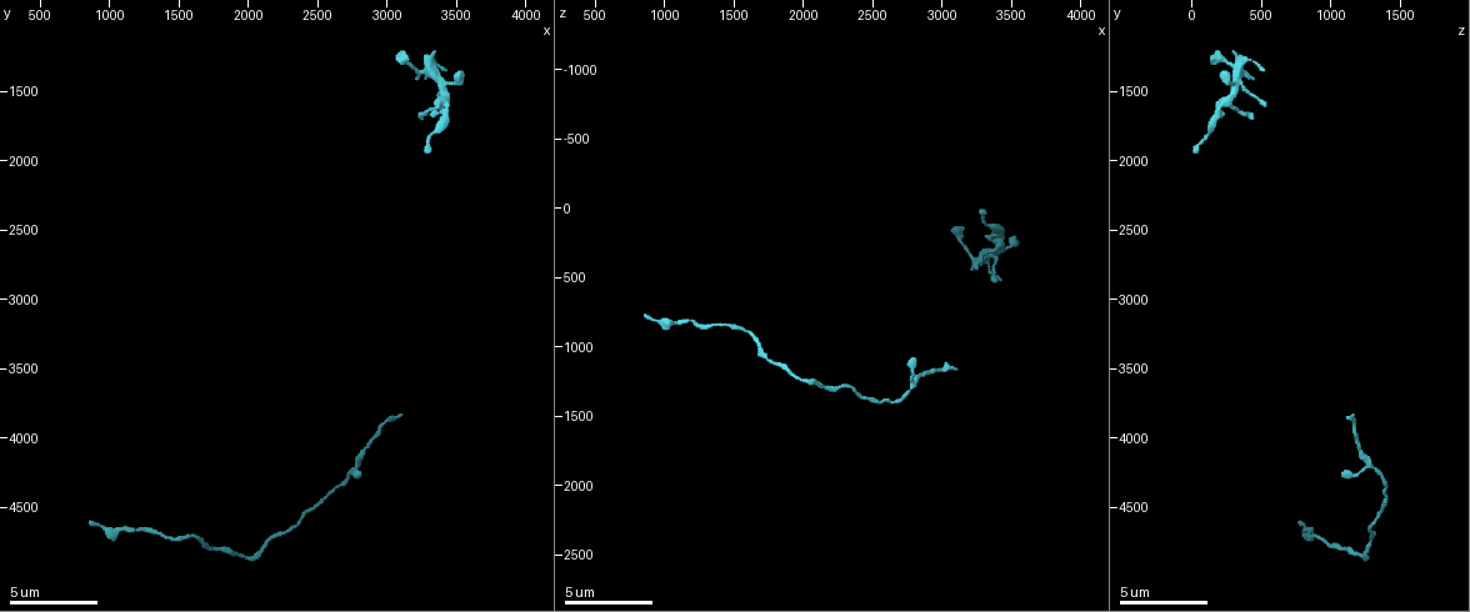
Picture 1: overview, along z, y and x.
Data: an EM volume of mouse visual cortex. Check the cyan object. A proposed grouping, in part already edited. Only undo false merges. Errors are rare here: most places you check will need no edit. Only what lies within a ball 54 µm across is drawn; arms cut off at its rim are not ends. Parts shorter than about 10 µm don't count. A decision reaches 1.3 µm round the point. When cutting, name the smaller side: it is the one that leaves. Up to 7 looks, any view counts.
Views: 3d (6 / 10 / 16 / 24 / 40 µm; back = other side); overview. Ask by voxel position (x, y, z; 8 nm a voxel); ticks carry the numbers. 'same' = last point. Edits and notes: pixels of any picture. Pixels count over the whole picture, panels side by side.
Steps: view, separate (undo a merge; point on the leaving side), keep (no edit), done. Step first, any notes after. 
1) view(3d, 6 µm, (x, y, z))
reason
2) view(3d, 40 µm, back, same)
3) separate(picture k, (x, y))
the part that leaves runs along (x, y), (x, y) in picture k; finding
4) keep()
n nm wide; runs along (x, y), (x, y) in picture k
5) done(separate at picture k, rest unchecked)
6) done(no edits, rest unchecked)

view(3d, 10 µm, (3100, 3840, 1180))

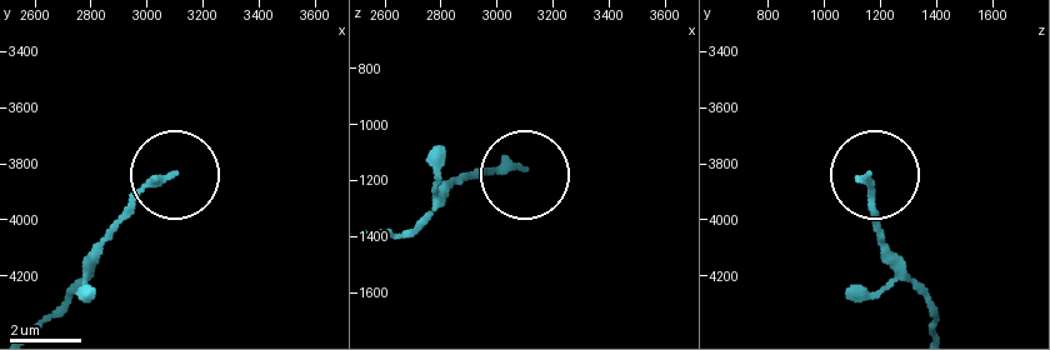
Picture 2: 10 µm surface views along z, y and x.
keep()
210 nm wide; runs along (871, 170), (871, 230) in picture 2; continuous, no second neuron

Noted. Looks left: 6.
view(3d, 16 µm, (3380, 1780, 120))
calibre changes

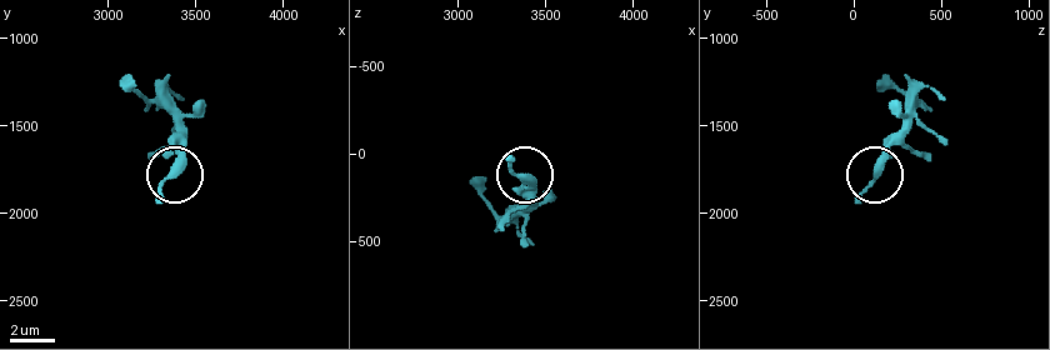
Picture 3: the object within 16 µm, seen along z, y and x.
keep()
all the same neuron

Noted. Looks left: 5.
view(3d, 10 µm, (2740, 4260, 1320))
thick turns thin

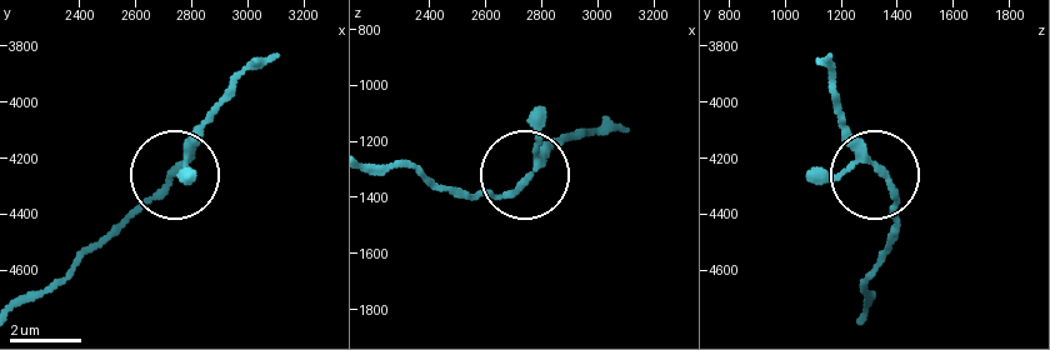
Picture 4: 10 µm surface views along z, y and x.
keep()
170 nm wide; runs along (831, 53), (846, 133), (891, 196), (895, 238) in picture 4; continuous, no second neuron

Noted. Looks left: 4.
done(no edits, rest unchecked)

